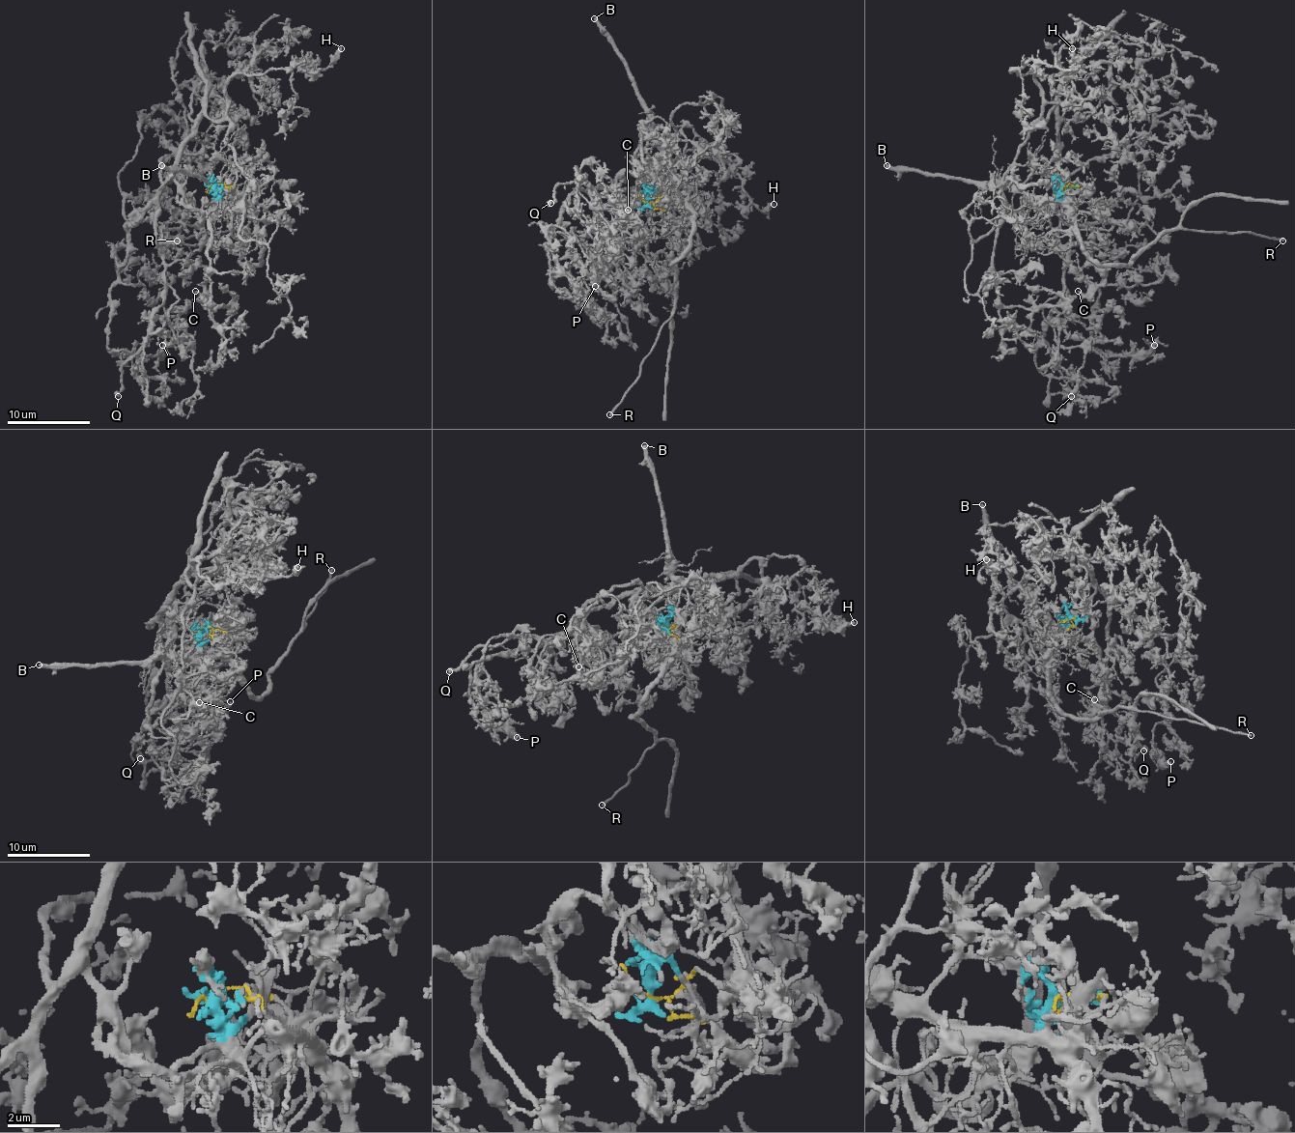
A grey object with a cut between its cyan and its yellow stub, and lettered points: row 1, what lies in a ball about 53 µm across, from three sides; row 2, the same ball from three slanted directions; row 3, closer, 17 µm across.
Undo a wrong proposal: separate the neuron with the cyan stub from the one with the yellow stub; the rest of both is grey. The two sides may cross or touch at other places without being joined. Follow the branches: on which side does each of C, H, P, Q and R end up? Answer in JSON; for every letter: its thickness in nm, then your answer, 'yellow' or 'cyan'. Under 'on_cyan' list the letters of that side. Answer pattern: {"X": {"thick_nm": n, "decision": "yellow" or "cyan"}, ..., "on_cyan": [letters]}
{"C": {"thick_nm": 160, "decision": "cyan"}, "H": {"thick_nm": 360, "decision": "cyan"}, "P": {"thick_nm": 400, "decision": "cyan"}, "Q": {"thick_nm": 360, "decision": "cyan"}, "R": {"thick_nm": 240, "decision": "yellow"}, "on_cyan": ["C", "H", "P", "Q"]}

